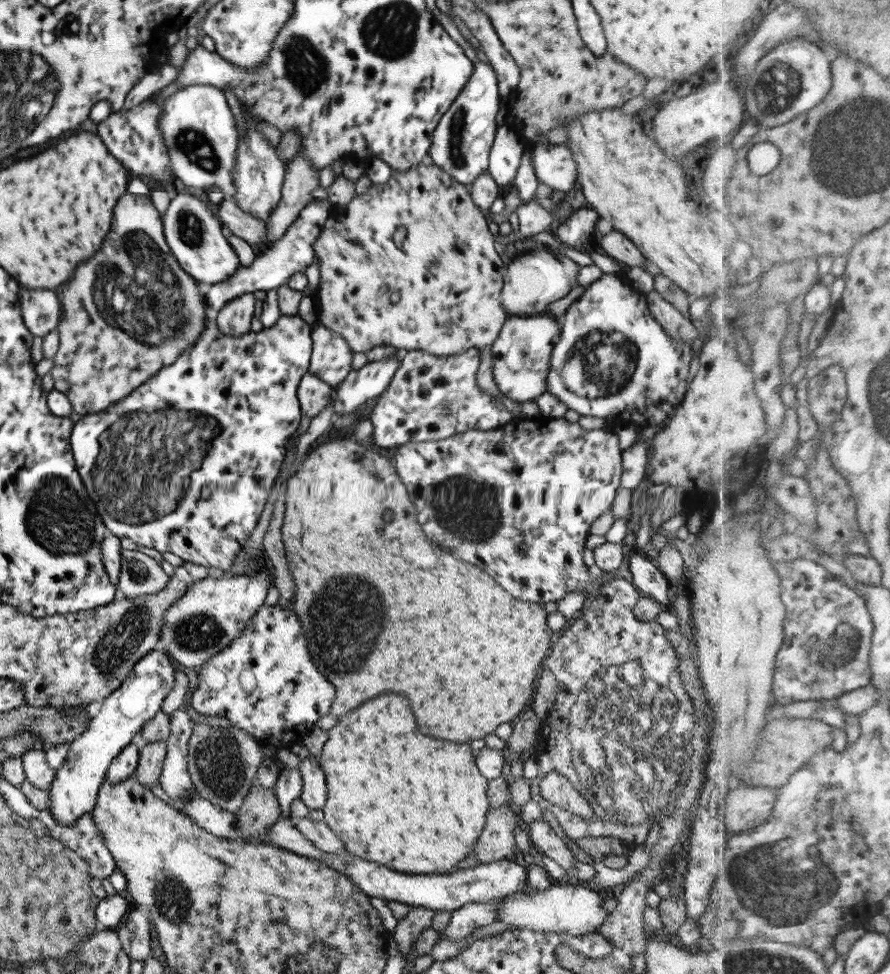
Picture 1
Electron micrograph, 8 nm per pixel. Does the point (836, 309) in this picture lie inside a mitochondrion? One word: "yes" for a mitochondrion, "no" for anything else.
no

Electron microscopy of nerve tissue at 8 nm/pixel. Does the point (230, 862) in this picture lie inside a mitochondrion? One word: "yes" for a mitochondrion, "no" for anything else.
no

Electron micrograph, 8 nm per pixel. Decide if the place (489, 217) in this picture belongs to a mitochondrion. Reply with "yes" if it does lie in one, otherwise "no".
no

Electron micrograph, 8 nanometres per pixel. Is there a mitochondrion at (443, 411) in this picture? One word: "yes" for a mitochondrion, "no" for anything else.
yes

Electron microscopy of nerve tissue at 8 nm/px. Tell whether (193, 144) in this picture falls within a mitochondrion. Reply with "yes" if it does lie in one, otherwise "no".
yes

